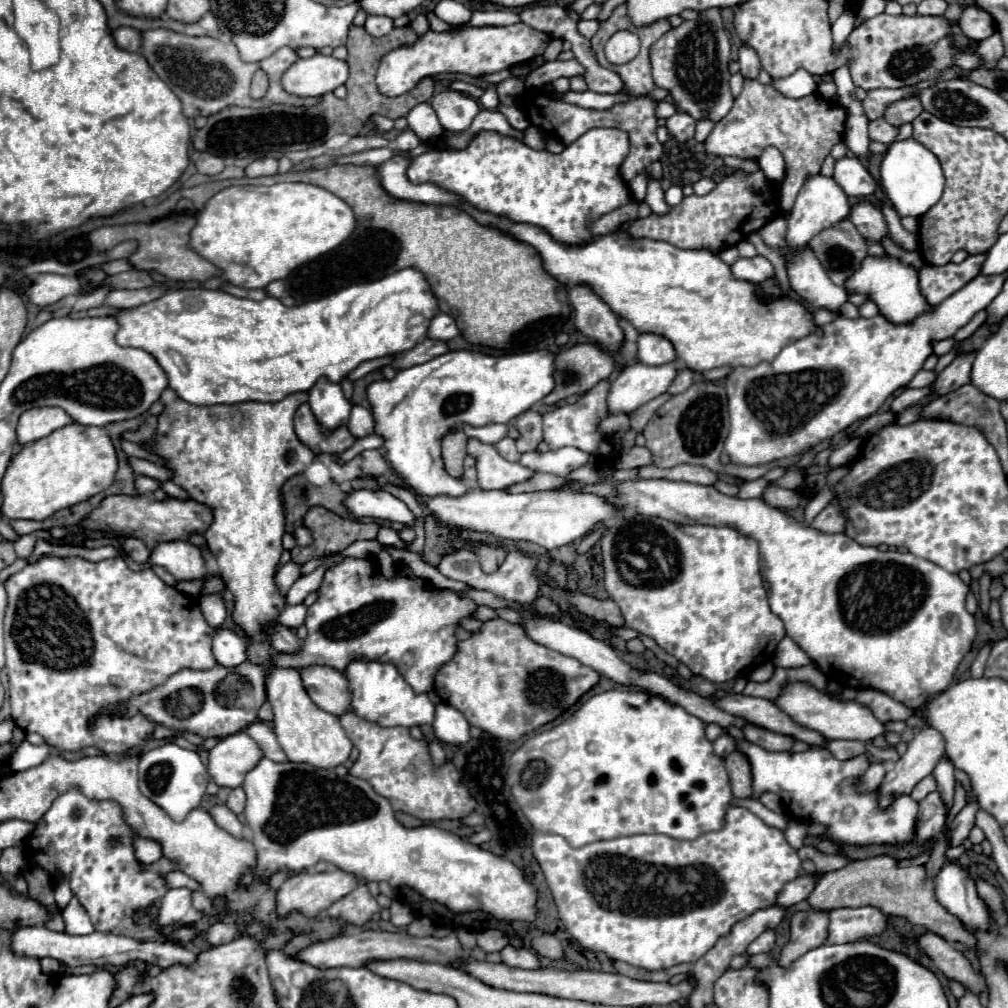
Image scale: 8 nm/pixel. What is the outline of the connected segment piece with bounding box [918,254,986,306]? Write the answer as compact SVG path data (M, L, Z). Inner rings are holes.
M986 254L968 256L962 264L944 264L944 266L932 266L926 264L918 272L920 280L920 292L926 298L930 306L938 306L944 298L960 290L964 284L968 284L972 278L980 274L980 266L984 262Z

